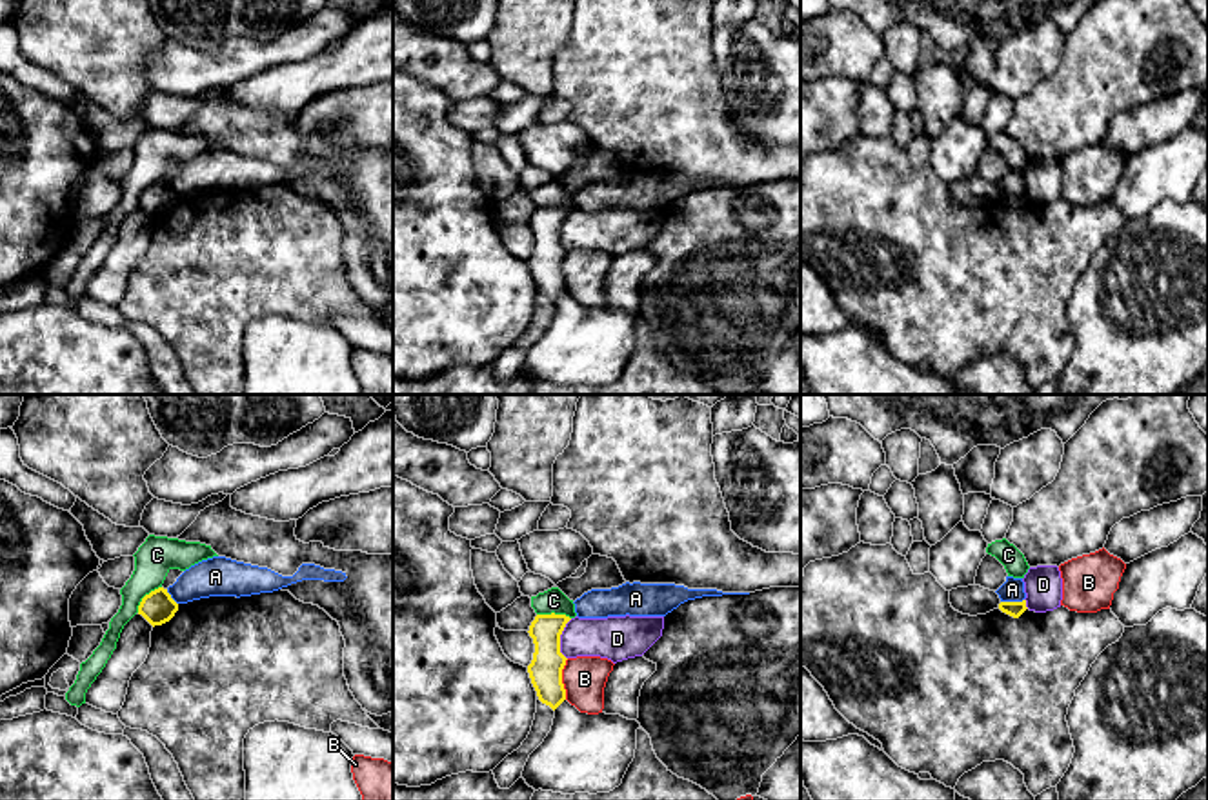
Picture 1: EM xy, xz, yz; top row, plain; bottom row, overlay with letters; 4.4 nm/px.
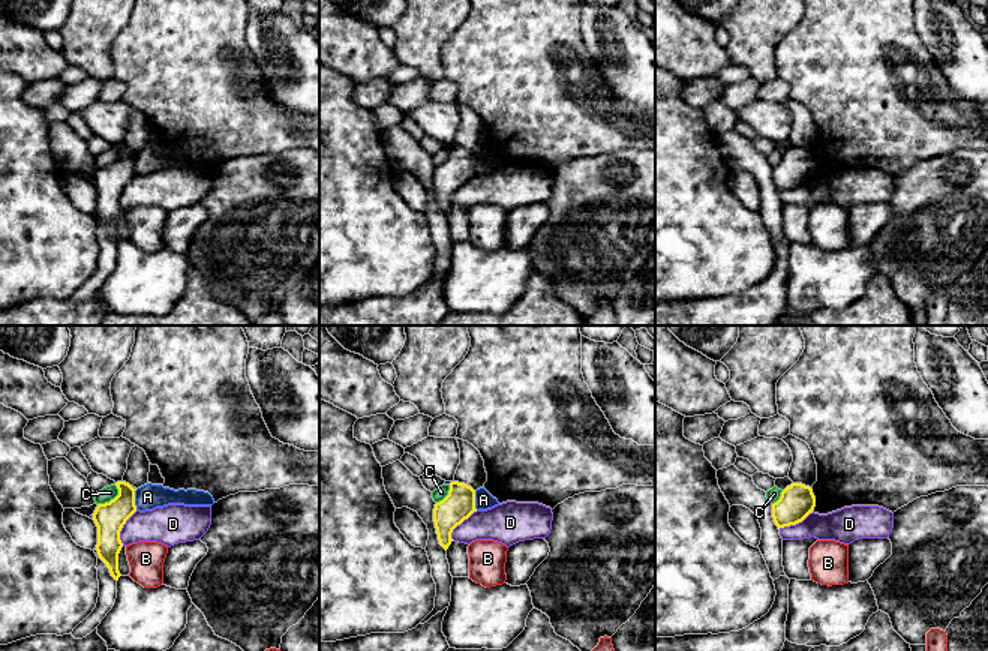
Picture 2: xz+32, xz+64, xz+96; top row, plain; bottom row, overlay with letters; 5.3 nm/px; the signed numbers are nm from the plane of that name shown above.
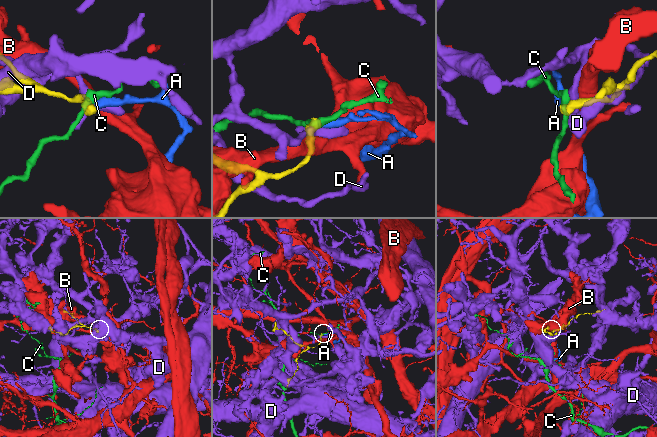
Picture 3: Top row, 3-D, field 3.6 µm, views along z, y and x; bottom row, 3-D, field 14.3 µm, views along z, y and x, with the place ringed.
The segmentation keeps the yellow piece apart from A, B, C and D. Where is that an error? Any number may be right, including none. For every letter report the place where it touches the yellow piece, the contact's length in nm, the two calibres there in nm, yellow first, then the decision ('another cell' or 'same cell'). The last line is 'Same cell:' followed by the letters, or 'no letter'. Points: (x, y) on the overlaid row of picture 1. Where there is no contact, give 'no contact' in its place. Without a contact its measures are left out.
A: yz (1012, 602) | 110 nm | 70/100 nm | another cell
B: xz (561, 679) | 180 nm | 140/190 nm | another cell
C: xz (553, 613) | 150 nm | 140/110 nm | another cell
D: xz (559, 639) | 190 nm | 140/190 nm | another cell
Same cell: no letter

